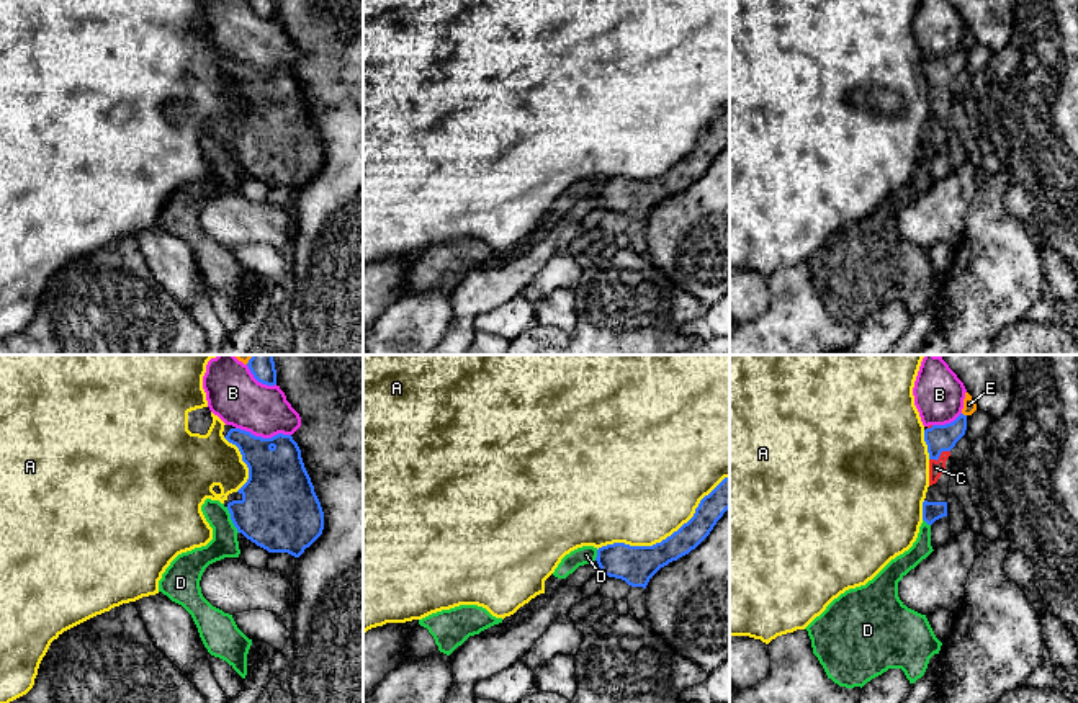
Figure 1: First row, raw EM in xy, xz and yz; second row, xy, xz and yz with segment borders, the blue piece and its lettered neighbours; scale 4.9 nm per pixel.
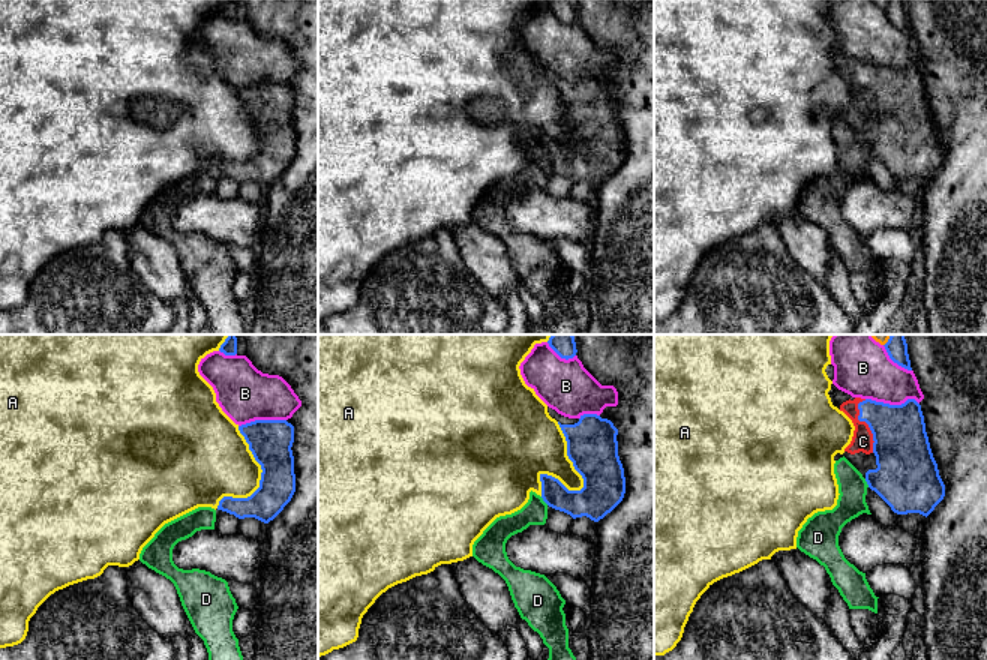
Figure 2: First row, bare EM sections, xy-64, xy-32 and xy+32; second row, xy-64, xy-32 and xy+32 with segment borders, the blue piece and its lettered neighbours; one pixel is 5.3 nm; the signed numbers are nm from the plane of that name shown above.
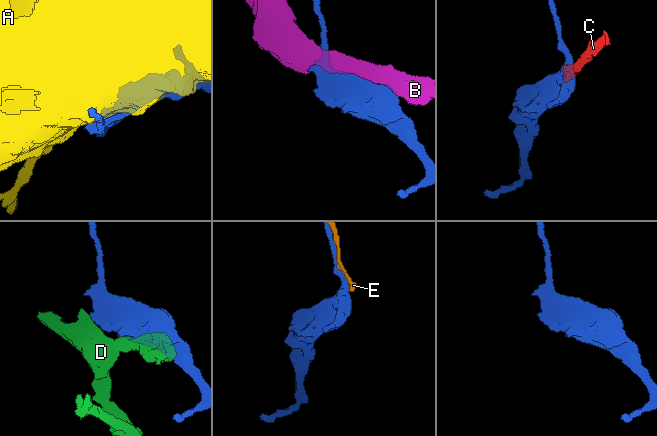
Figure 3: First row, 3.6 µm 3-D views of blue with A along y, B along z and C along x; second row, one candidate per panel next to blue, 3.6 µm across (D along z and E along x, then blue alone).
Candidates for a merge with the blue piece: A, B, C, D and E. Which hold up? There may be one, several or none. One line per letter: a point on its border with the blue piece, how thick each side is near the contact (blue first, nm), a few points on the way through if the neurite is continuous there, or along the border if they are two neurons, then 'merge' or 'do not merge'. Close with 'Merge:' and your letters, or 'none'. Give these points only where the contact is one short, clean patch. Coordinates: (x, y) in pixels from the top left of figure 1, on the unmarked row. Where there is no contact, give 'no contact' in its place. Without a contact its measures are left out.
A: meets blue in xz at (668, 170); 190 nm thick on the blue side, 500 nm on the other; do not merge
B: meets blue in xy at (264, 72); 320 nm thick on the blue side, 260 nm on the other; do not merge
C: meets blue in yz at (939, 89); 130 nm thick on the blue side, 80 nm on the other; runs through yz (939, 72), (939, 89), (936, 102); merge
D: meets blue in xy at (231, 152); 400 nm thick on the blue side, 130 nm on the other; do not merge
E: meets blue in yz at (962, 48); 130 nm thick on the blue side, 60 nm on the other; do not merge
Merge: C

